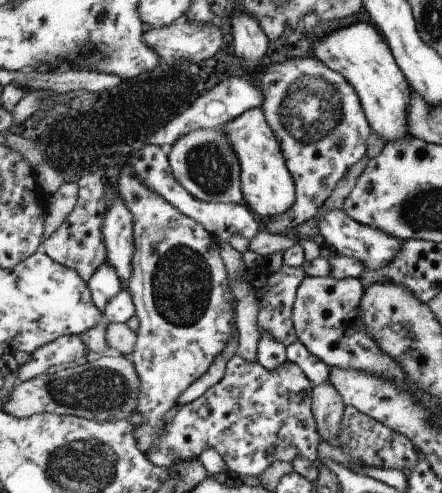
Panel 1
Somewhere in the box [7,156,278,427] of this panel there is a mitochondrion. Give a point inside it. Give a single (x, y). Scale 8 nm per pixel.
(181, 286)

